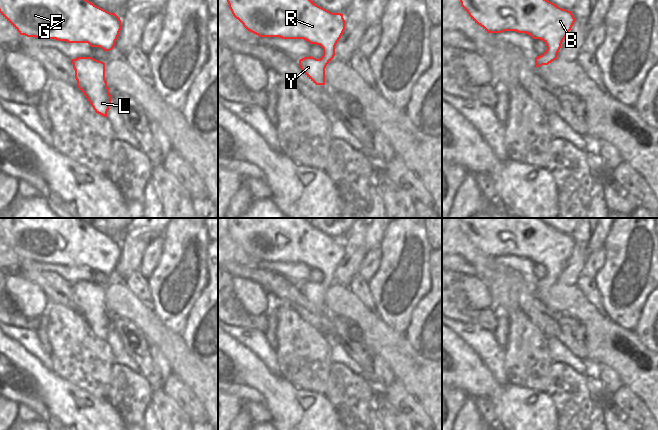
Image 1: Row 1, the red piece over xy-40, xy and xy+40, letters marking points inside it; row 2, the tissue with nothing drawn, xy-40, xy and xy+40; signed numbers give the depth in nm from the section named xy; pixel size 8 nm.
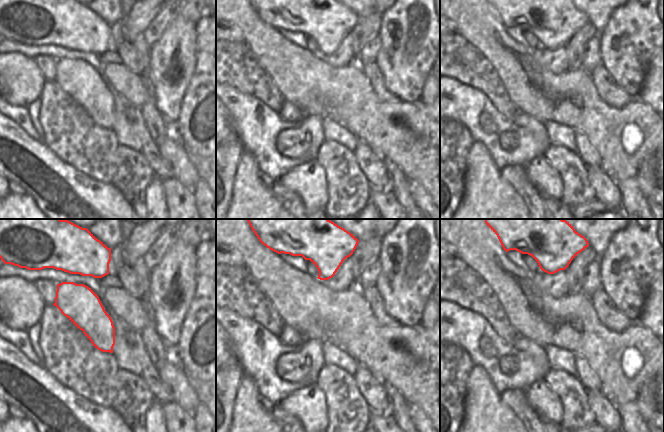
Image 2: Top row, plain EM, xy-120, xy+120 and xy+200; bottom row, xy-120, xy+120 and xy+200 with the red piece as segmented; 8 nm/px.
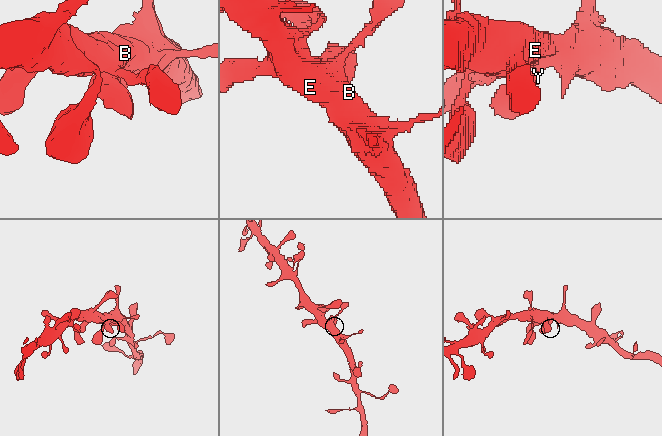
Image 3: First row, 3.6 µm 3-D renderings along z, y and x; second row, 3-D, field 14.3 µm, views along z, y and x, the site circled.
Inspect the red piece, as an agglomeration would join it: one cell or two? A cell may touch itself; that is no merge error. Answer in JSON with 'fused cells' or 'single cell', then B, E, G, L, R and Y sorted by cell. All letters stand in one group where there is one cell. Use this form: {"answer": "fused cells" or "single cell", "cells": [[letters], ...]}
{"answer": "single cell", "cells": [["B", "E", "G", "L", "R", "Y"]]}

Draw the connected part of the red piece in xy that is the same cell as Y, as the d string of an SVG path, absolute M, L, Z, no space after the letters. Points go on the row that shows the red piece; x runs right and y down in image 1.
M227 0L233 16L250 32L259 37L280 37L282 39L304 39L311 45L320 45L323 56L320 59L304 57L299 60L303 73L316 85L325 85L325 68L335 56L335 46L345 30L343 14L332 13L311 0Z

